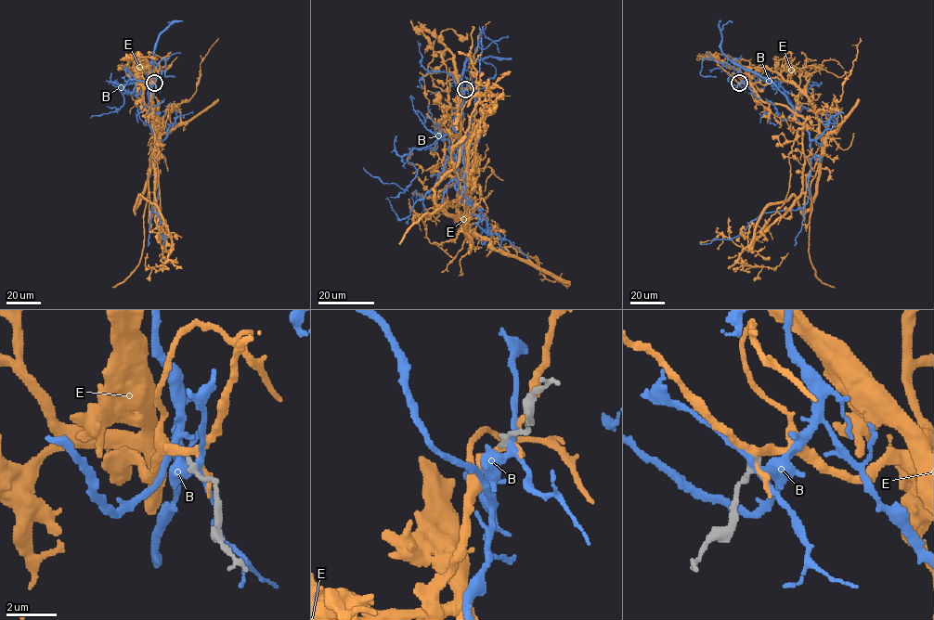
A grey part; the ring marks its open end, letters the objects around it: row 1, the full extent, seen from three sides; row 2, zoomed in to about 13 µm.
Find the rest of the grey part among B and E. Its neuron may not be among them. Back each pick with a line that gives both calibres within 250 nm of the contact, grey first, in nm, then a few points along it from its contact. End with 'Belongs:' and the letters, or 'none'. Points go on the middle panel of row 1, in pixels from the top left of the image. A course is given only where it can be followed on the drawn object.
E: 280/240 nm | via (466, 89), (459, 106), (462, 195), (468, 141), (496, 103), (482, 94), (450, 151), (454, 169)
Belongs: E

